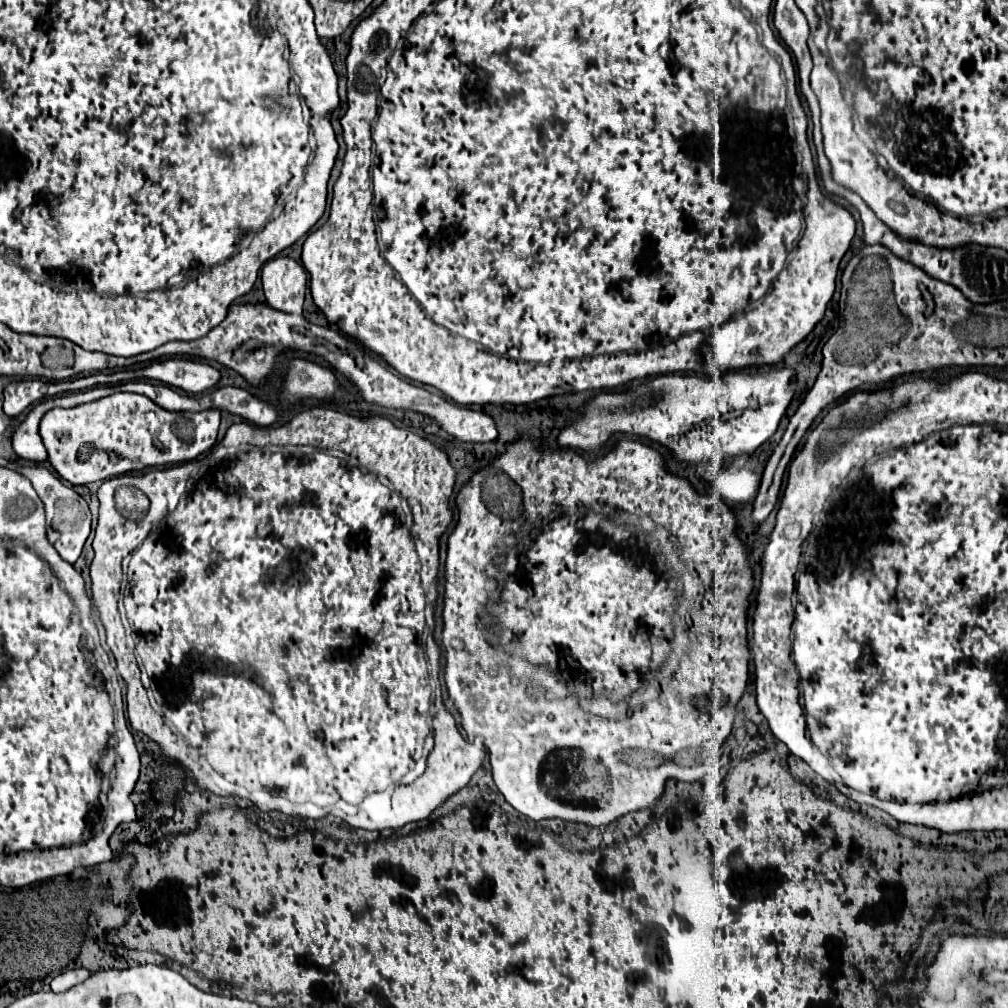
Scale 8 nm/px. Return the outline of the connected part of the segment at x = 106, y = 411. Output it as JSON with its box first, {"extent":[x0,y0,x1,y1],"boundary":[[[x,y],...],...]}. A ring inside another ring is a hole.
{"extent":[40,392,220,484],"boundary":[[[118,392],[74,408],[52,408],[40,420],[48,460],[70,484],[108,480],[146,466],[190,462],[216,444],[220,410],[166,412],[142,394]]]}

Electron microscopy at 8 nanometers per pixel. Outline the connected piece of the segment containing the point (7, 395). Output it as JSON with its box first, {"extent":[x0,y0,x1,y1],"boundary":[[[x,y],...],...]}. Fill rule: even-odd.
{"extent":[4,380,48,416],"boundary":[[[16,380],[4,388],[4,412],[8,416],[22,414],[28,406],[40,402],[48,394],[48,384],[42,380]]]}

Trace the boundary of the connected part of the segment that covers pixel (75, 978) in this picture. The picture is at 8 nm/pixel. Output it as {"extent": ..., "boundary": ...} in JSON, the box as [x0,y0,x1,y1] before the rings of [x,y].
{"extent":[50,968,90,992],"boundary":[[[72,968],[72,970],[64,970],[62,974],[58,974],[58,976],[50,982],[50,986],[52,986],[54,992],[64,992],[64,990],[72,988],[74,984],[84,982],[88,976],[90,976],[90,972],[88,972],[86,968]]]}

